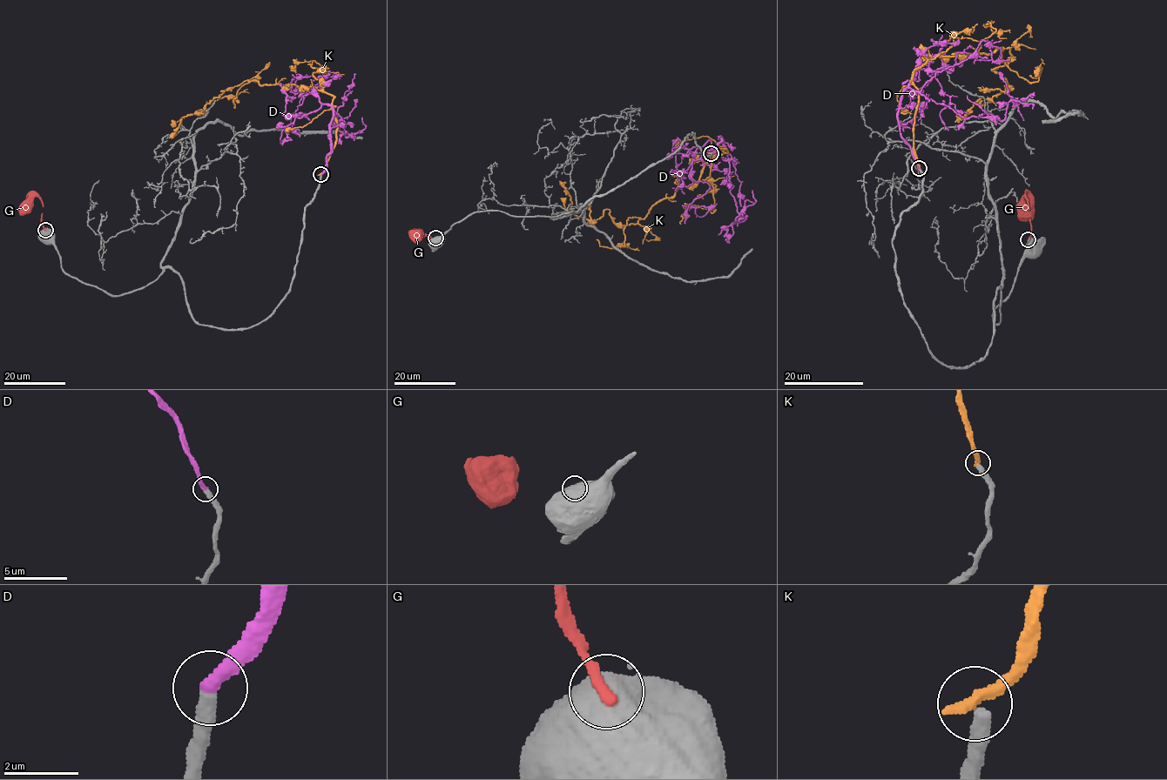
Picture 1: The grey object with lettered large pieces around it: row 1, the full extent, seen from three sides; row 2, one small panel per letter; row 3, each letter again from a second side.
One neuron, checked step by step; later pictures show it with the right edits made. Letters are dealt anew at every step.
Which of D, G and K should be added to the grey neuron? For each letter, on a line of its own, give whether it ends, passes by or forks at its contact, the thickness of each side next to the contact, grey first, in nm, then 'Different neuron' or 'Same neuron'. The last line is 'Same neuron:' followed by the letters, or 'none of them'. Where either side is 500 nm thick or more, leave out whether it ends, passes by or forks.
D: It ends there. Thickness 420 nm (grey) against 400 nm. Same neuron
G: Thickness 1100 nm (grey) against 300 nm. Different neuron
K: It ends there. Thickness 400 nm (grey) against 420 nm. Different neuron
Same neuron: D

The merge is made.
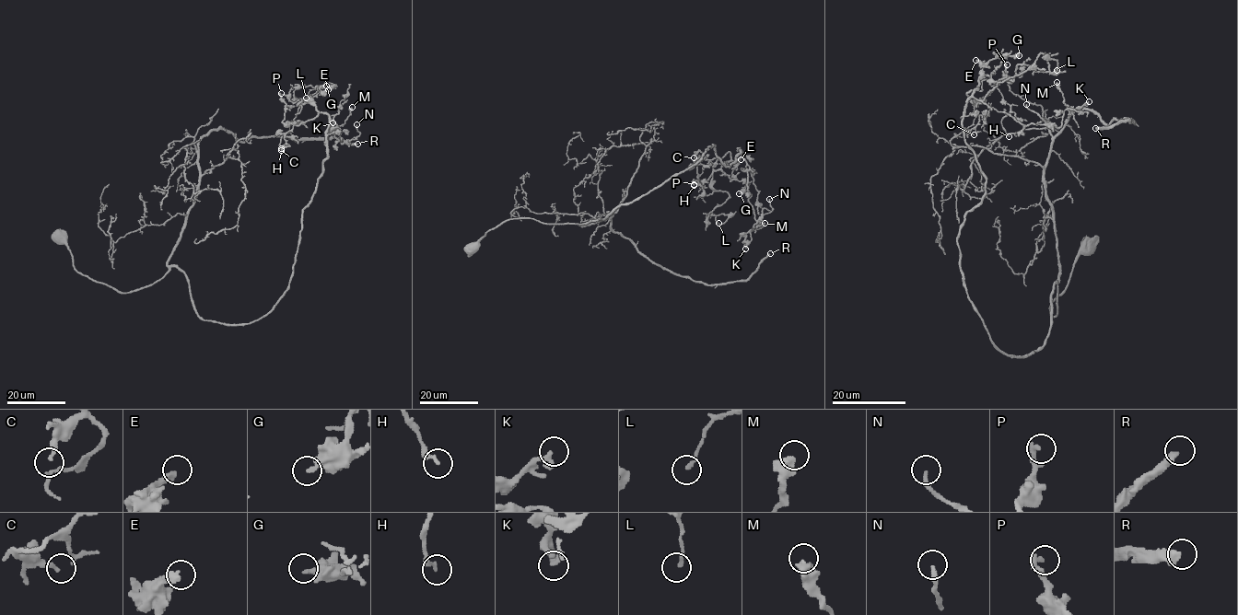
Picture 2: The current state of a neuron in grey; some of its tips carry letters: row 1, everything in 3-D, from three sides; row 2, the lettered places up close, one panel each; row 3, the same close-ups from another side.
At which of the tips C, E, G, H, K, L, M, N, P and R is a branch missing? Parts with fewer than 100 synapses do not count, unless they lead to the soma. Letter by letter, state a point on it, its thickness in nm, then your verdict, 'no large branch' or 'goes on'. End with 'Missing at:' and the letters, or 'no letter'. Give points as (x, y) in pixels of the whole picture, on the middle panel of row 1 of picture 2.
C: (694, 157) | 130 nm | no large branch
E: (741, 159) | 360 nm | no large branch
G: (739, 193) | 320 nm | no large branch
H: (694, 185) | 240 nm | no large branch
K: (745, 249) | 320 nm | no large branch
L: (718, 223) | 170 nm | no large branch
M: (764, 223) | 360 nm | no large branch
N: (769, 199) | 220 nm | no large branch
P: (694, 184) | 280 nm | no large branch
R: (770, 253) | 420 nm | goes on
Missing at: R

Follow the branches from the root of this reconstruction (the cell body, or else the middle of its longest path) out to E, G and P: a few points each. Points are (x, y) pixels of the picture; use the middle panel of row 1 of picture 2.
E: (471, 247), (509, 219), (603, 218), (713, 145), (729, 167), (741, 151), (721, 168), (731, 180), (741, 159)
G: (471, 247), (509, 219), (603, 218), (713, 145), (729, 167), (741, 151), (721, 168), (745, 184), (739, 193)
P: (471, 247), (509, 219), (603, 218), (713, 145), (729, 167), (741, 151), (696, 159), (694, 184)

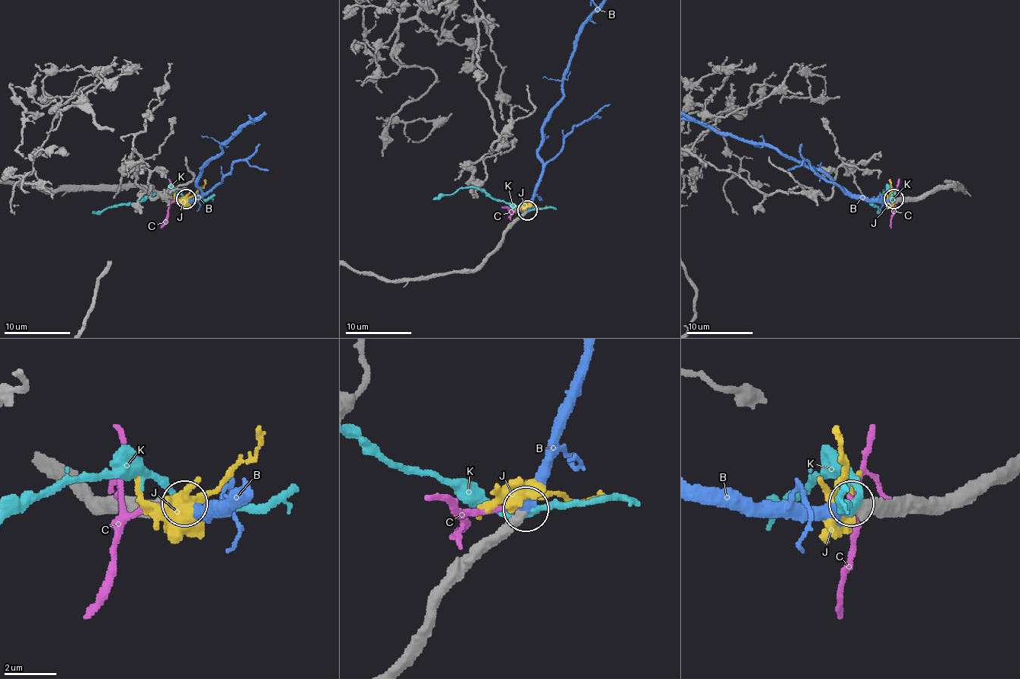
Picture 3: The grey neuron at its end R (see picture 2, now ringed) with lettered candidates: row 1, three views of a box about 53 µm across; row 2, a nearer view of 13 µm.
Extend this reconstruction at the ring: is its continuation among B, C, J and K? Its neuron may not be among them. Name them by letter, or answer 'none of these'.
B

